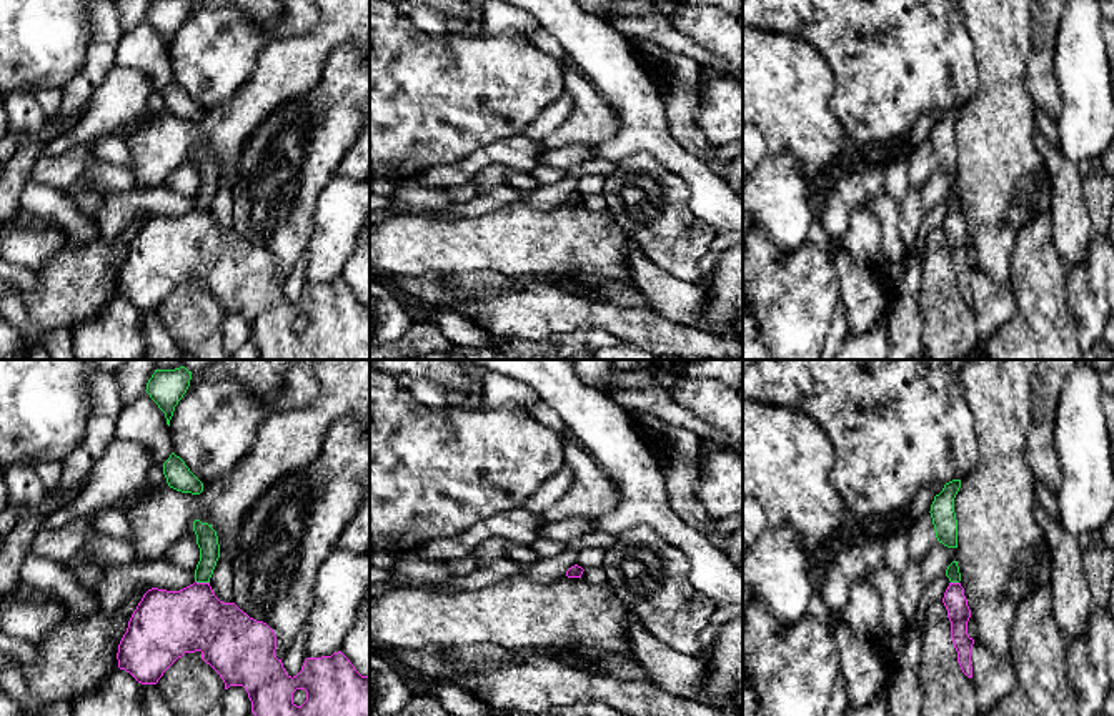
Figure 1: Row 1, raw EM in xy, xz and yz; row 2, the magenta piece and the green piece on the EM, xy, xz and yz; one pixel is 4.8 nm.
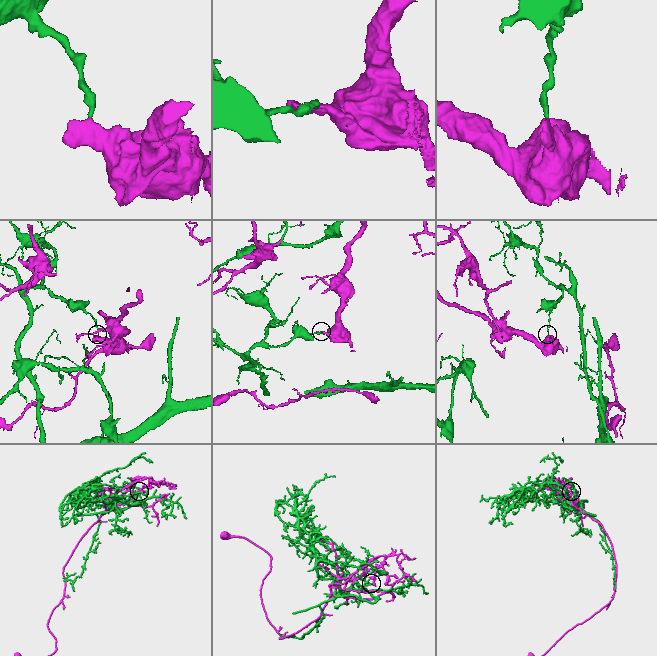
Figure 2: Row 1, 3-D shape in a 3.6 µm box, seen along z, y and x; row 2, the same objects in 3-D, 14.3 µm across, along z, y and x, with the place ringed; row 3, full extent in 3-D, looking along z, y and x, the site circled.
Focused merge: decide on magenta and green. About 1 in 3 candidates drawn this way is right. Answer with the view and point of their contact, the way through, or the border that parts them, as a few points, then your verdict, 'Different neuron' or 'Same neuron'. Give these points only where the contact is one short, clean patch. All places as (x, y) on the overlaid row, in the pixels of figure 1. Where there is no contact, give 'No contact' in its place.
Touches magenta at xy (202, 583). Boundary: xy (195, 580), (208, 583). Different neuron

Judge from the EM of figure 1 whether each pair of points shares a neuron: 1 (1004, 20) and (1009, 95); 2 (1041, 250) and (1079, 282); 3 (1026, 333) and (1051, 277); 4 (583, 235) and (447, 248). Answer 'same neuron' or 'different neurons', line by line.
1: same neuron
2: different neurons
3: same neuron
4: same neuron

